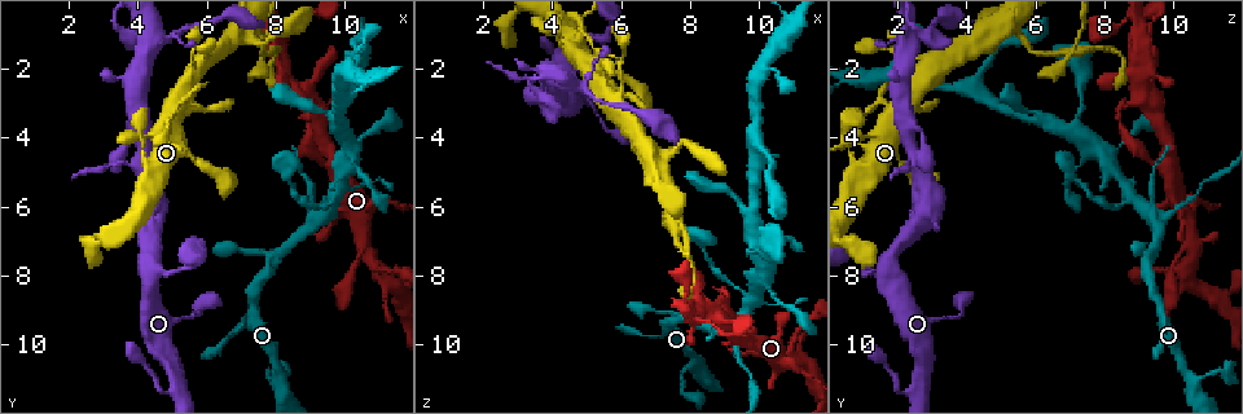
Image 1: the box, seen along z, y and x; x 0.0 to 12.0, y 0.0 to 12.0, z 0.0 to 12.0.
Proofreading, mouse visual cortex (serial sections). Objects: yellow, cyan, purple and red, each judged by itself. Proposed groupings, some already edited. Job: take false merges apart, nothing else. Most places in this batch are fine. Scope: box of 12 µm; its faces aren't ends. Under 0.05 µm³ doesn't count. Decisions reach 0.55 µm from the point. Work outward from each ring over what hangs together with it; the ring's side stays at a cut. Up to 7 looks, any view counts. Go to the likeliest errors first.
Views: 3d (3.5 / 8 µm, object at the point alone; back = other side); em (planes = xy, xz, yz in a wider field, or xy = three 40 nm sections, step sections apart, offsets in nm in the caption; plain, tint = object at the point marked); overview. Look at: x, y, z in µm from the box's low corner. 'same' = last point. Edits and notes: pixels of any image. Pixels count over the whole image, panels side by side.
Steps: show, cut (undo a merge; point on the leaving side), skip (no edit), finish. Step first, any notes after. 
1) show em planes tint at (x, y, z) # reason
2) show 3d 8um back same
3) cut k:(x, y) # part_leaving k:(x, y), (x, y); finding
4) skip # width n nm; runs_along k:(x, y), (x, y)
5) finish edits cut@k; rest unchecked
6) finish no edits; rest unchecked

show 3d 3.5um at (4.0, 3.8, 0.8) # thin neck

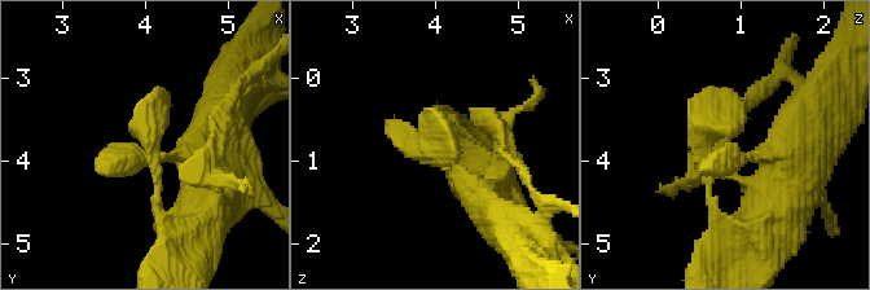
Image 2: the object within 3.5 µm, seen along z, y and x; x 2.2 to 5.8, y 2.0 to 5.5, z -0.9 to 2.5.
show em planes tint at (3.95, 3.70, 0.85)

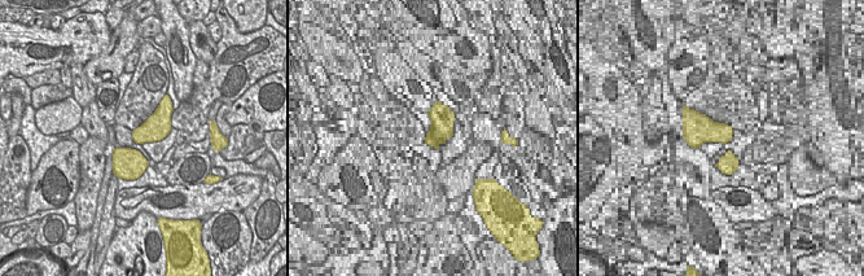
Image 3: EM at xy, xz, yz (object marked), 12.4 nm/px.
skip # runs_along 2:(773, 158), (736, 158), (713, 86); continuous, no second cell

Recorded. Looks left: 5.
show 3d 3.5um at (9.7, 5.8, 8.8) # a fork

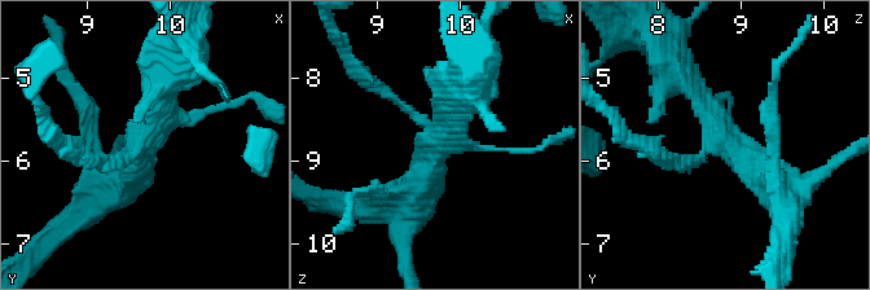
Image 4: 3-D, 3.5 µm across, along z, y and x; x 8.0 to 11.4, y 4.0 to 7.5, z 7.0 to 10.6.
show em xy step 2 tint at (9.75, 5.75, 8.80) # now the EM

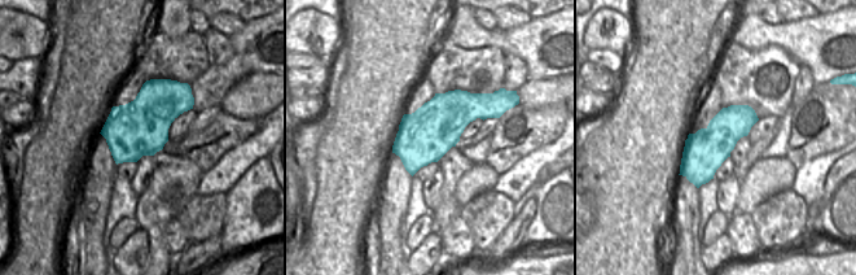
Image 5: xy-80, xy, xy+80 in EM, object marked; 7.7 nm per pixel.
skip # width 420 nm; runs_along 4:(782, 190), (680, 75); one cell here

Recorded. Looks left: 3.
show 3d 3.5um at (7.1, 1.2, 4.5) # a fork

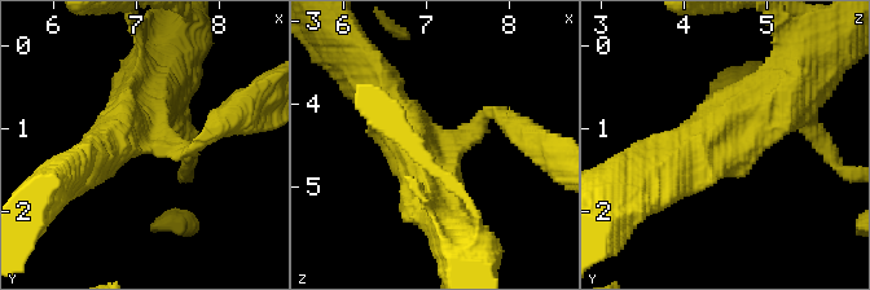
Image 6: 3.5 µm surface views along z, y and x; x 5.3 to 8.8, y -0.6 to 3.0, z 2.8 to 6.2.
show em xy step 5 tint at (7.10, 1.20, 4.55) # need the tissue

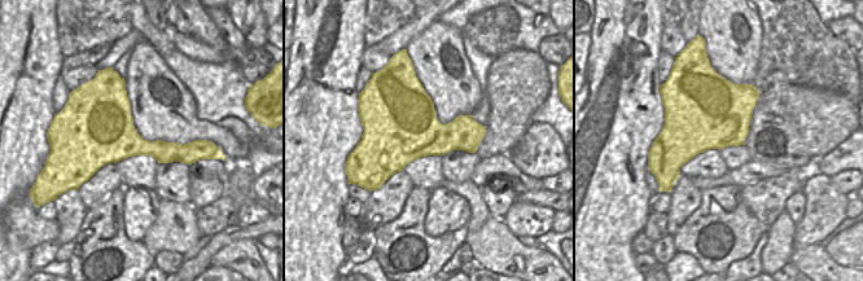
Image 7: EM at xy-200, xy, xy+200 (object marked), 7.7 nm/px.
skip # width 550 nm; runs_along 6:(377, 88), (453, 218); all the same cell

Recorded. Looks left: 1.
finish no edits; rest unchecked

